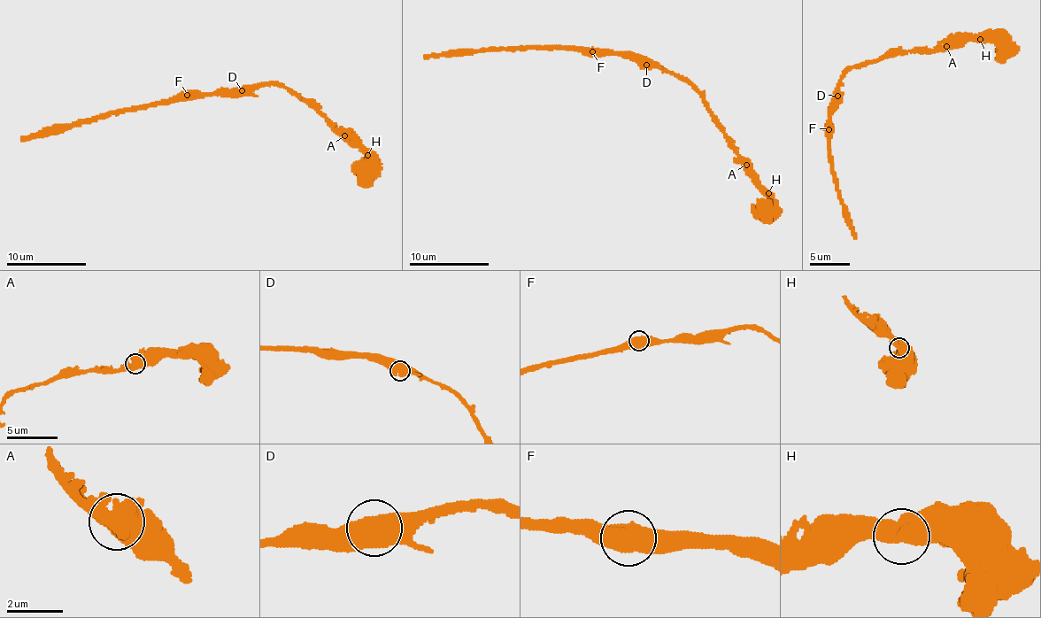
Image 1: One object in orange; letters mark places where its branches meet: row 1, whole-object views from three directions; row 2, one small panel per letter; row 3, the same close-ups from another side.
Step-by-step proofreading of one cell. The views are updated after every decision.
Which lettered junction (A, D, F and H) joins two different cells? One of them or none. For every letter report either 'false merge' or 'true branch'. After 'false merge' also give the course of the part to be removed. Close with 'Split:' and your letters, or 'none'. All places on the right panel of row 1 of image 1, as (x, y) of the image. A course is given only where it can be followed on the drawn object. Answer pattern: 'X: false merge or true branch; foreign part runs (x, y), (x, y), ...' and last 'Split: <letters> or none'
A: true branch
D: true branch
F: true branch
H: true branch
Split: none

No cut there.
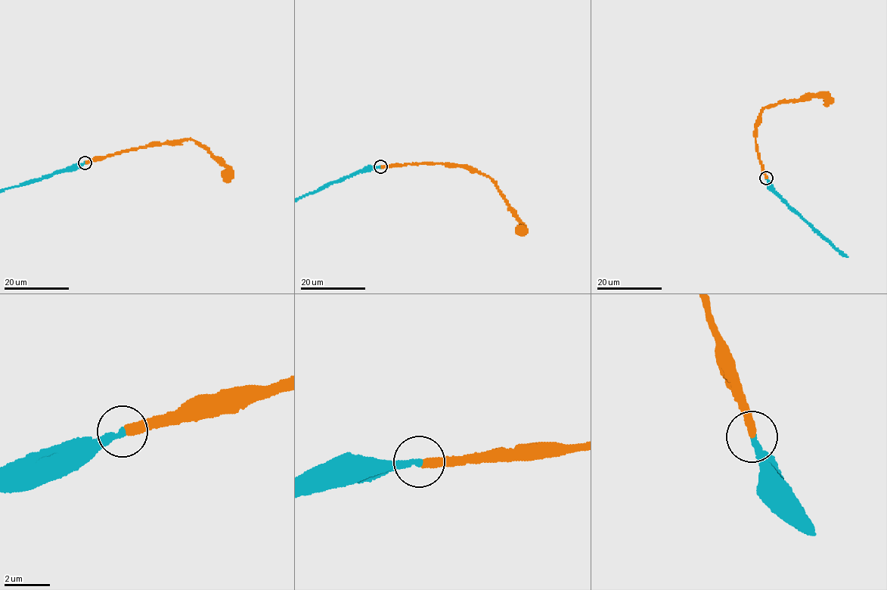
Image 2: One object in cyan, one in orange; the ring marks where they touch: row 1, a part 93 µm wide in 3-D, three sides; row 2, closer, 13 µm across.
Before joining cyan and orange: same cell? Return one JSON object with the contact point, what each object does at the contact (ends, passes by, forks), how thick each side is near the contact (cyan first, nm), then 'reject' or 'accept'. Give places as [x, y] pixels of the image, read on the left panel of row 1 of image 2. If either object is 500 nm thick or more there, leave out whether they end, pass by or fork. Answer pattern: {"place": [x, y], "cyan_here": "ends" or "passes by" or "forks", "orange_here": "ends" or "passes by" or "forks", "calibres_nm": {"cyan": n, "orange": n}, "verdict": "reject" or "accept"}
{"place": [85, 163], "cyan_here": "ends", "orange_here": "ends", "calibres_nm": {"cyan": 300, "orange": 360}, "verdict": "accept"}

